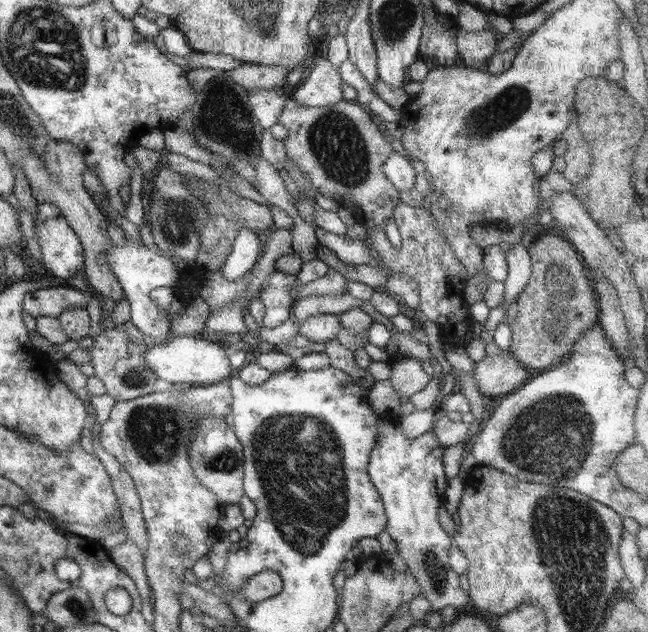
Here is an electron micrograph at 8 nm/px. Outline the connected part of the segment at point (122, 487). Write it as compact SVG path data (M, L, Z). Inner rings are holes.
M93 434L94 457L98 457L101 464L106 468L109 478L112 478L112 489L121 509L121 525L123 531L130 540L146 550L148 546L148 531L146 522L142 515L141 499L136 491L133 479L124 471L124 468L117 462L116 457L112 457L100 444L98 438Z

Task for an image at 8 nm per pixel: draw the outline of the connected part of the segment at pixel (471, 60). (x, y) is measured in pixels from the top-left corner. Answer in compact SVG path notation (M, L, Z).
M491 30L481 32L457 31L458 56L462 62L460 66L473 68L481 61L490 59L496 53L498 44L497 34Z

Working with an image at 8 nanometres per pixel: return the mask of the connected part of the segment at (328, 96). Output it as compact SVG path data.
M324 49L302 82L290 89L289 94L295 102L307 108L321 108L343 100L342 77Z

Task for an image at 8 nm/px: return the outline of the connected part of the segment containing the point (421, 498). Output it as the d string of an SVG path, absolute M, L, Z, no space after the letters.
M378 418L379 438L369 457L368 475L375 488L380 491L384 504L387 524L385 531L397 543L397 555L408 565L408 572L418 582L422 598L428 600L433 612L439 612L446 606L458 610L467 604L469 594L459 587L460 576L448 564L450 548L454 544L450 534L438 522L438 507L443 503L443 494L448 487L445 476L443 455L445 447L430 430L416 439L406 439L397 421L390 418Z

